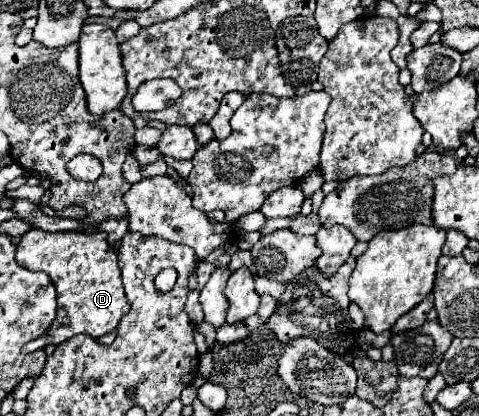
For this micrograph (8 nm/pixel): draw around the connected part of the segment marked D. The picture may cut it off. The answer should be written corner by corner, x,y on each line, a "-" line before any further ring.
31,229
23,235
17,245
17,263
31,271
45,271
51,283
57,289
57,317
49,331
33,341
29,341
23,349
25,353
33,353
37,349
45,349
47,345
61,345
63,341
87,333
93,339
99,339
105,333
117,329
121,317
129,313
129,301
123,291
121,271
117,265
115,249
107,243
103,233
79,233
79,231
63,231
63,233
47,233
41,229

